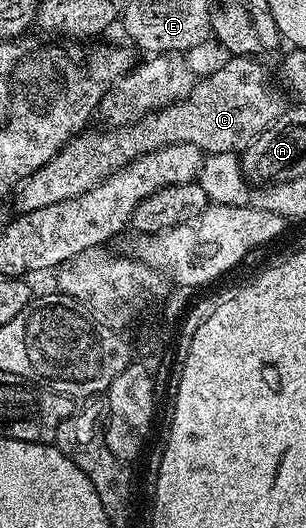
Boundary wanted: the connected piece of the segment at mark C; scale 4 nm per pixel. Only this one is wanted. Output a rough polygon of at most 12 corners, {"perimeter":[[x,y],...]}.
{"perimeter":[[235,55],[184,99],[77,135],[16,210],[79,197],[166,143],[244,151],[287,103]]}

